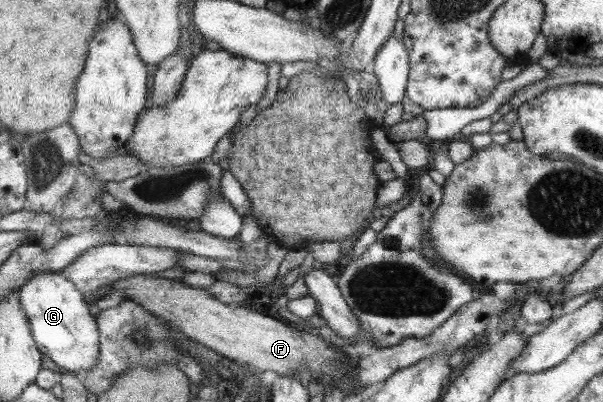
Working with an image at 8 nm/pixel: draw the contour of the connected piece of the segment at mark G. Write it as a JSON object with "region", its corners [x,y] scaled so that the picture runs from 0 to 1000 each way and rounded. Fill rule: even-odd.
{"region":[[[78,674],[51,692],[33,731],[66,873],[119,930],[153,923],[166,893],[167,826],[131,714],[101,677]]]}

